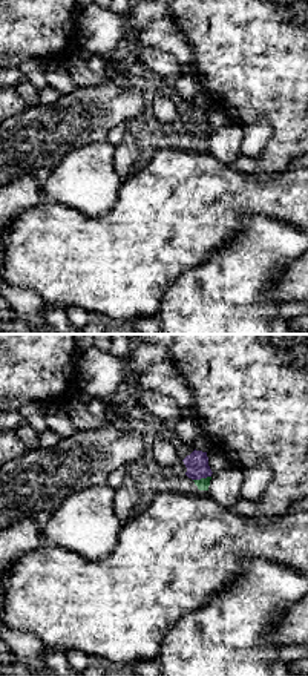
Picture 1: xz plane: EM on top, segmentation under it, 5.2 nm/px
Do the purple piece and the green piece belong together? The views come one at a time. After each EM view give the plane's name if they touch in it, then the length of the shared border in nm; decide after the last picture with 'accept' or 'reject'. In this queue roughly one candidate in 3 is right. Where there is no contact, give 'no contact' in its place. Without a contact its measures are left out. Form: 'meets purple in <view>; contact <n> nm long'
meets purple in xz; contact 100 nm long

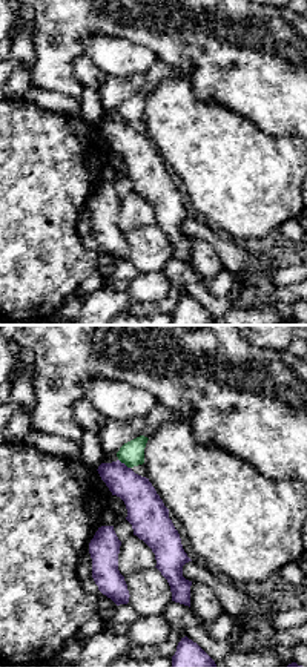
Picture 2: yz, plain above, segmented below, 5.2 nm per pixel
meets purple in yz; contact 80 nm long

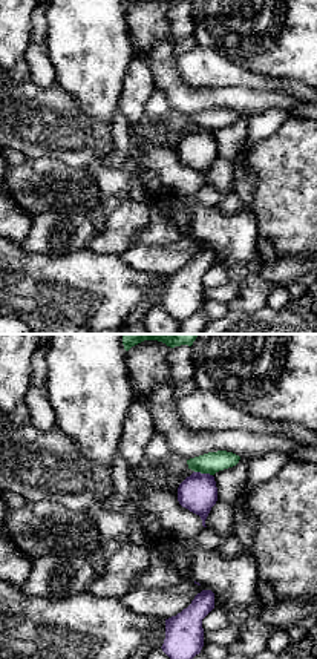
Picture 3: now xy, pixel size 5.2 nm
meets purple in xy; contact 100 nm long

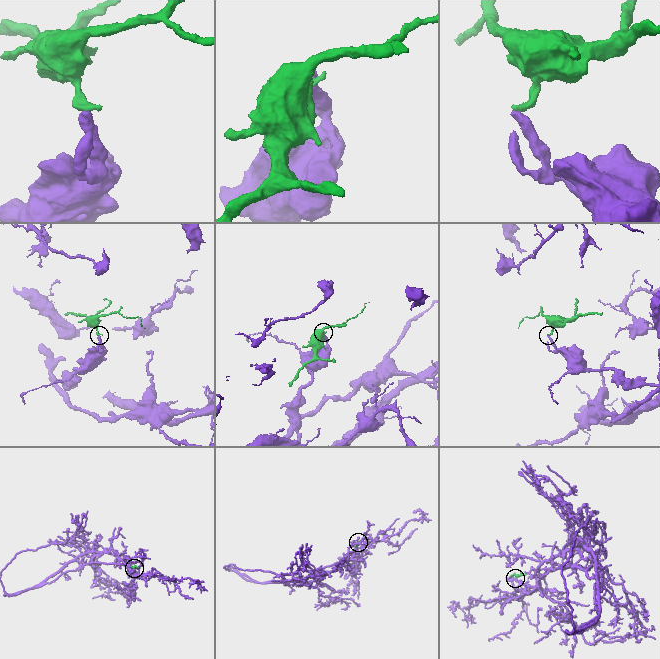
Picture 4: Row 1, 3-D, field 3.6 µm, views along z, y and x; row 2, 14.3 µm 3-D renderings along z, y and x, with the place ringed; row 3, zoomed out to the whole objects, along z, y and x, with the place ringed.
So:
reject

